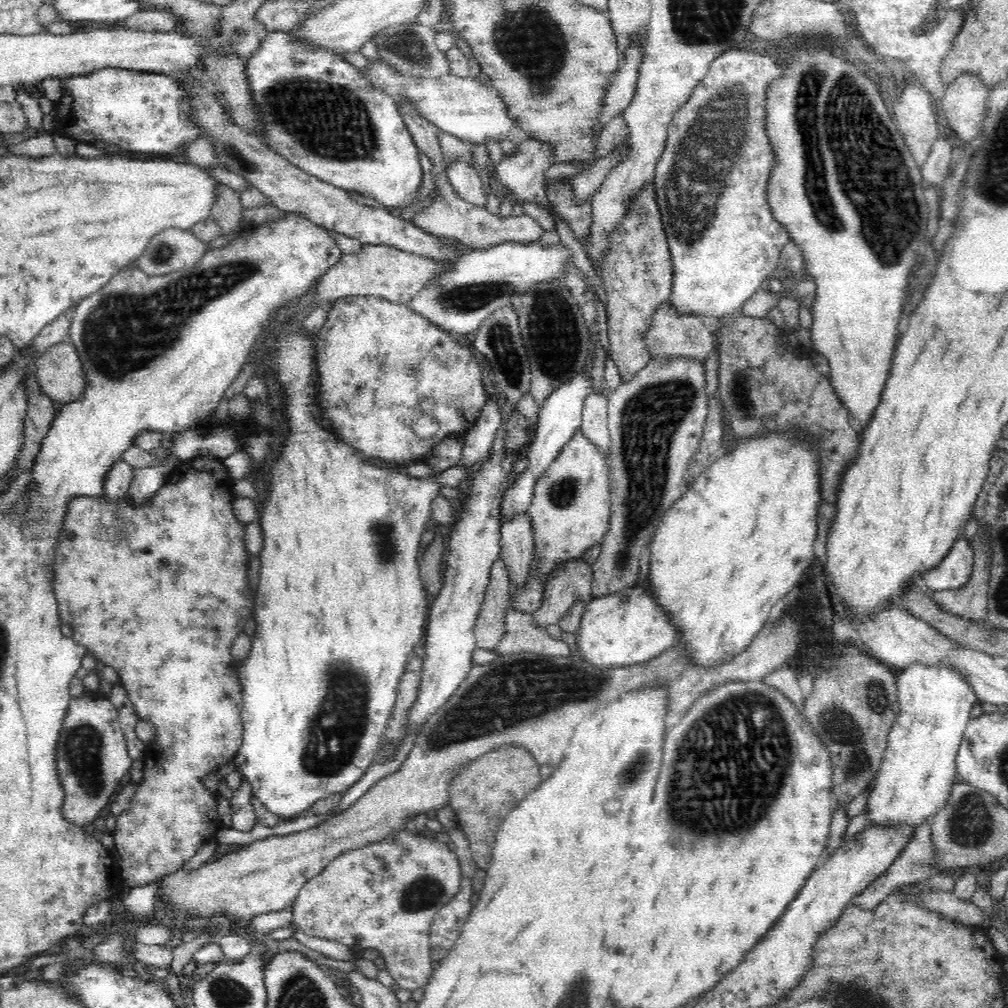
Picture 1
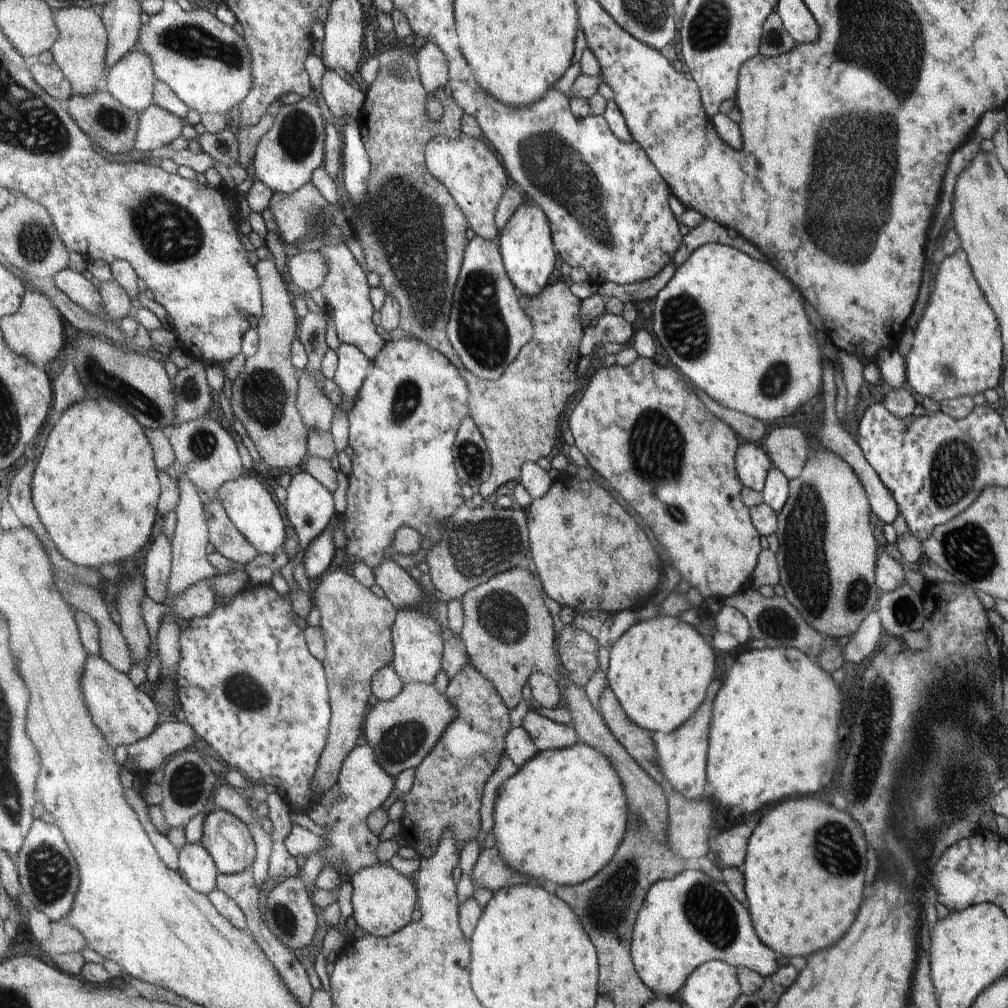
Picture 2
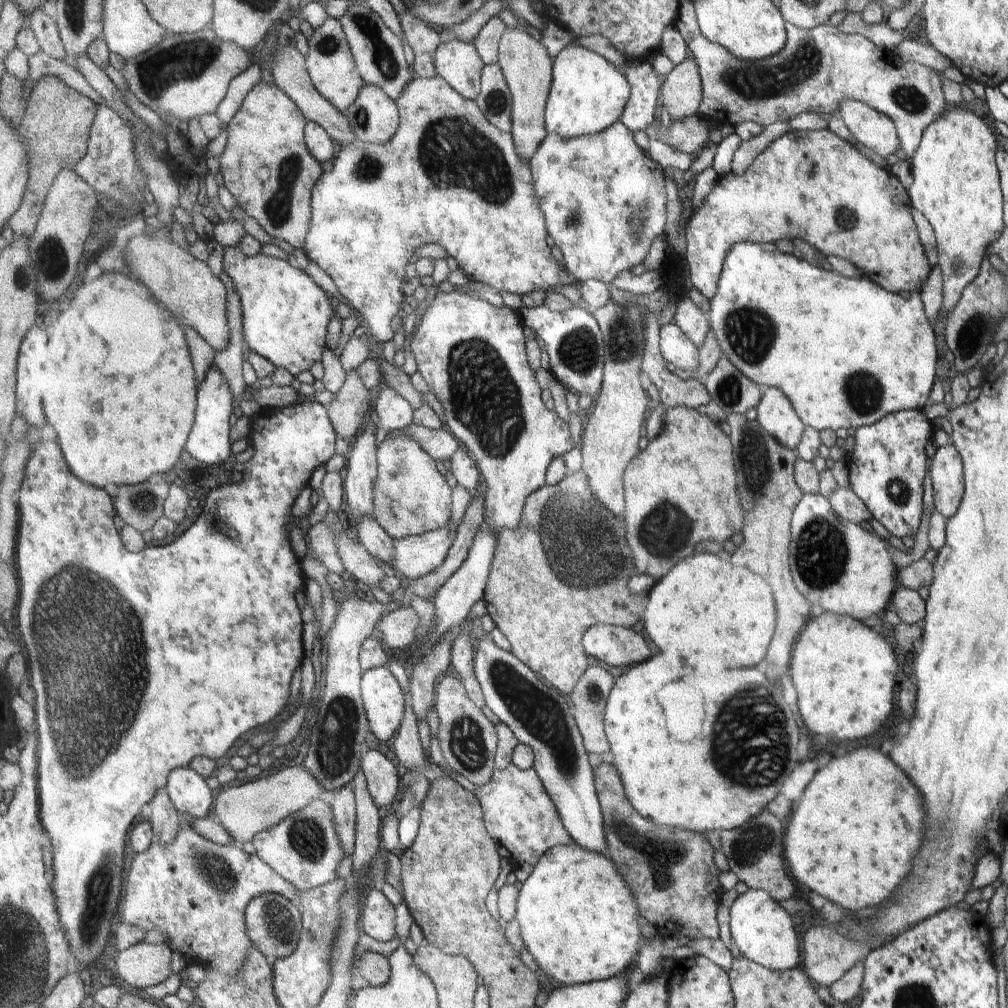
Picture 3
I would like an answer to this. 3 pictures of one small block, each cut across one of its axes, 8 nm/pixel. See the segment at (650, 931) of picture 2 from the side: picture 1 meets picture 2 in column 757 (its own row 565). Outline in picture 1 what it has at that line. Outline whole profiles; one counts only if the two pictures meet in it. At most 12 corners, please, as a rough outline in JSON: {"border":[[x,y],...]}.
{"border":[[953,543],[937,566],[922,574],[928,588],[960,590],[973,574],[974,551]]}

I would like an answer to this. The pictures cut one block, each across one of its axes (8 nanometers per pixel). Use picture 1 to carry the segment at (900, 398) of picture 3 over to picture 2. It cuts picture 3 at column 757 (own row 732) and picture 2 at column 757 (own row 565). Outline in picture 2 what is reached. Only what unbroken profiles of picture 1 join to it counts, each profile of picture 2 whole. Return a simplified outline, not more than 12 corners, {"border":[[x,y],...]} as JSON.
{"border":[[707,243],[652,330],[719,406],[765,422],[821,385],[801,294]]}

